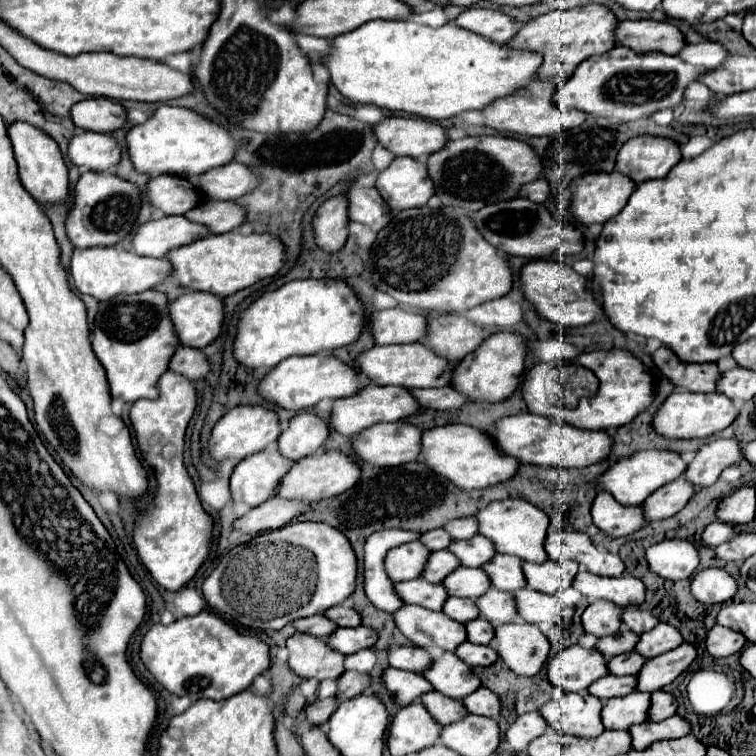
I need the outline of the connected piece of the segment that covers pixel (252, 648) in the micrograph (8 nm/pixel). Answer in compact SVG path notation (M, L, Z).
M202 611L170 625L152 625L142 639L140 661L166 691L188 695L192 701L204 697L218 701L248 689L254 677L270 667L270 651L258 637L240 635L216 613Z

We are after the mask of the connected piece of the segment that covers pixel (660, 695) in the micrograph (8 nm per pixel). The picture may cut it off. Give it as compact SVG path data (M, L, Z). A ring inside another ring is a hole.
M654 691L650 697L650 709L648 709L648 721L664 721L676 713L676 699L670 693Z

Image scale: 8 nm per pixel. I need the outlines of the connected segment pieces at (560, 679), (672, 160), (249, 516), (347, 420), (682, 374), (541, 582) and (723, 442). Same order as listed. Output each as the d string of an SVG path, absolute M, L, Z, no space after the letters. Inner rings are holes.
M580 645L562 649L548 663L548 681L564 691L582 691L604 675L606 661L602 661L594 649L584 649Z
M640 135L628 139L618 155L614 169L630 177L636 185L648 179L666 177L668 171L682 159L678 145L670 139Z
M272 497L270 501L250 509L244 517L234 521L234 531L240 533L260 533L270 529L284 527L290 519L294 519L298 513L308 511L310 505L302 505L302 501L282 501L278 497Z
M370 383L350 397L336 399L330 409L330 423L332 423L334 431L338 431L346 437L352 437L354 433L360 433L362 429L368 429L370 425L386 423L386 421L400 421L416 411L418 411L418 405L414 405L414 397L410 397L408 389L378 387L378 385Z
M660 347L652 353L654 365L674 385L692 393L712 393L720 371L716 365L682 365L674 353Z
M546 559L544 563L522 563L522 569L526 575L526 585L530 589L556 595L558 591L572 585L574 575L578 571L578 563L574 561L556 563Z
M716 439L712 443L706 443L698 449L694 461L686 467L684 477L694 485L694 487L708 487L712 485L720 471L734 465L736 461L742 459L738 441L730 439Z

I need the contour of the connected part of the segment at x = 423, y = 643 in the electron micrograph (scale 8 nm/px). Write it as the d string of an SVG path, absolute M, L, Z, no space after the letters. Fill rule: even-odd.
M402 605L392 613L396 627L418 647L426 649L438 658L445 651L456 651L466 641L466 629L462 623L452 621L444 613L430 609Z

